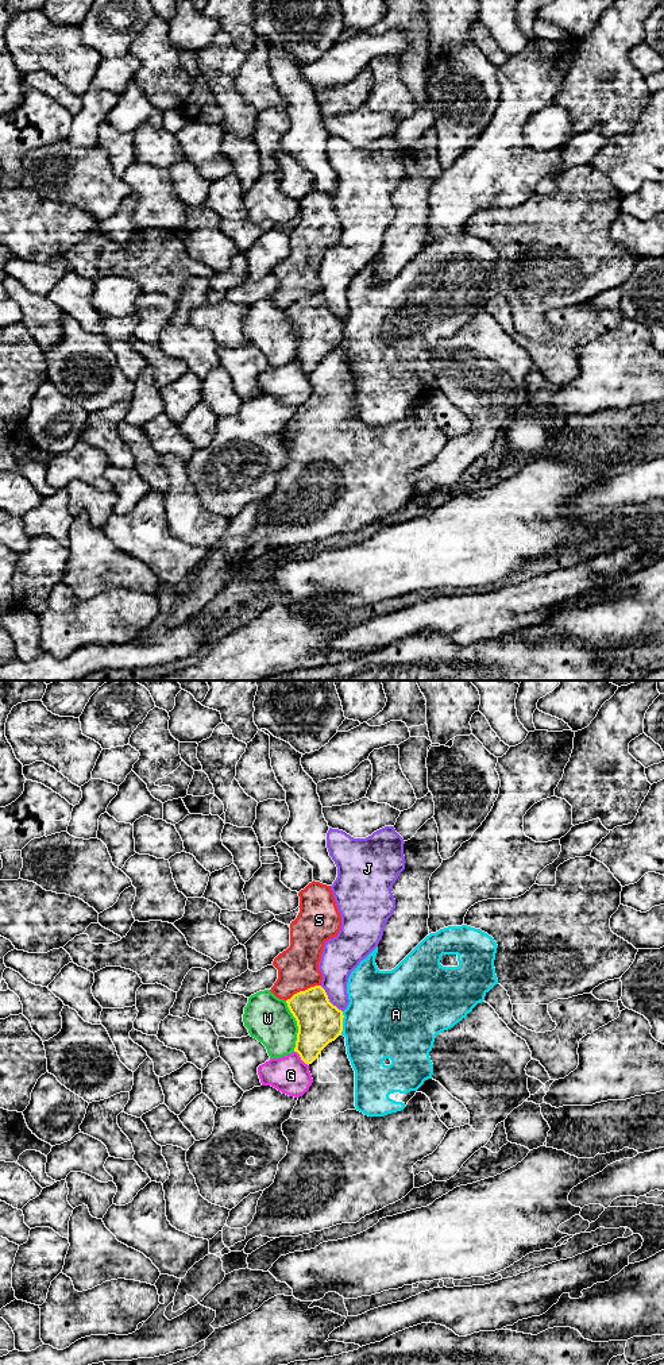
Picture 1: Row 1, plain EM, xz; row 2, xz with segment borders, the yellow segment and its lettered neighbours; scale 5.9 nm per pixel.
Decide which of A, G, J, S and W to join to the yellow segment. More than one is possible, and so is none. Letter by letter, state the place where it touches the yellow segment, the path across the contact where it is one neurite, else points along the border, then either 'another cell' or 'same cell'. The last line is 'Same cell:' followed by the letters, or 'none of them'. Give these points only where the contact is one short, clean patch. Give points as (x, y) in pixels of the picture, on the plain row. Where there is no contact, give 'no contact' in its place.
A: xz (342, 331) | another cell
G: xz (301, 367) | another cell
J: xz (328, 308) | another cell
S: xz (302, 300) | another cell
W: xz (297, 334) | another cell
Same cell: none of them

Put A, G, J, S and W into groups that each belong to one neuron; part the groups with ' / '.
A / G / J / S / W

